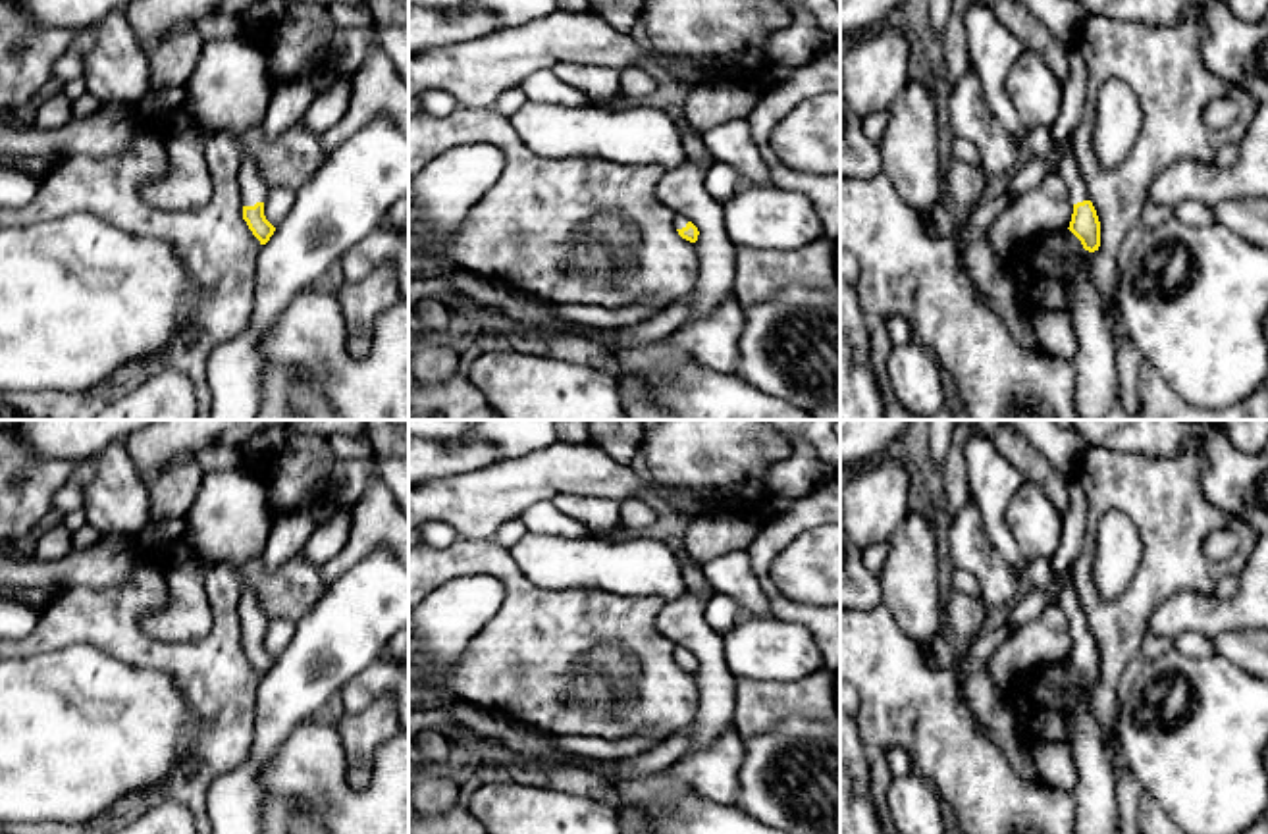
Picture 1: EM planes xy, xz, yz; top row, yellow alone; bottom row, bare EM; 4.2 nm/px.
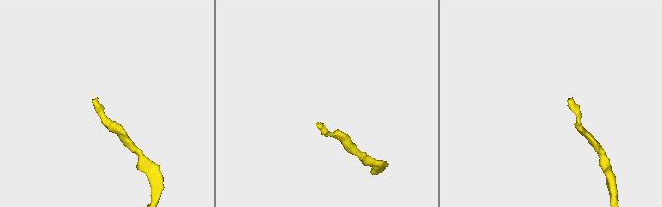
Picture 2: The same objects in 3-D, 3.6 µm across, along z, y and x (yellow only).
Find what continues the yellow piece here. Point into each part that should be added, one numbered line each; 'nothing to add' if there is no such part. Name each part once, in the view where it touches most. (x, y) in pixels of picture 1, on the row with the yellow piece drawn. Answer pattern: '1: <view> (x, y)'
1: xy (253, 187)

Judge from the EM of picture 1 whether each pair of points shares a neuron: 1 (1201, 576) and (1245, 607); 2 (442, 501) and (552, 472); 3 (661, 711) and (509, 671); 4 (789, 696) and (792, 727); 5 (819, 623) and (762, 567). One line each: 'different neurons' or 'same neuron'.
1: different neurons
2: same neuron
3: same neuron
4: different neurons
5: same neuron

